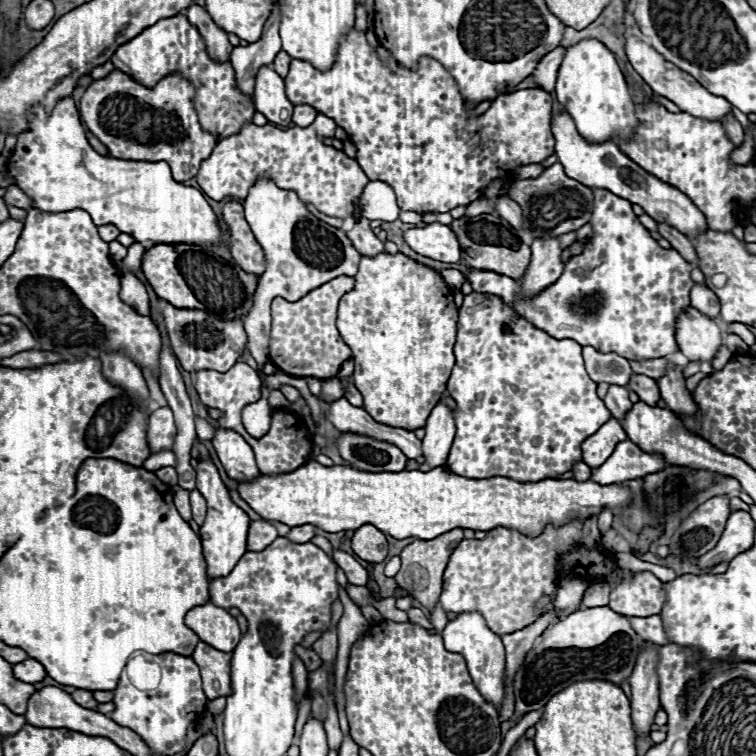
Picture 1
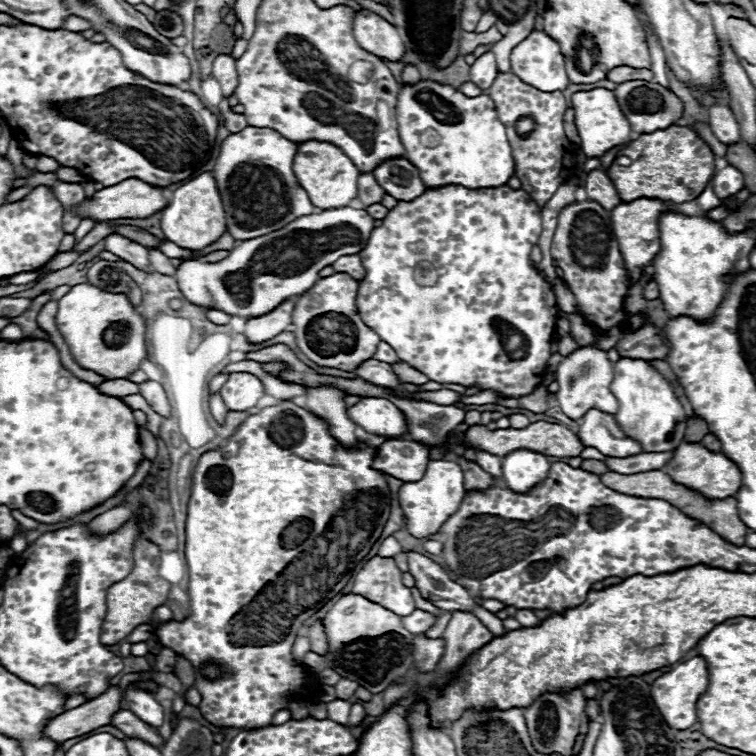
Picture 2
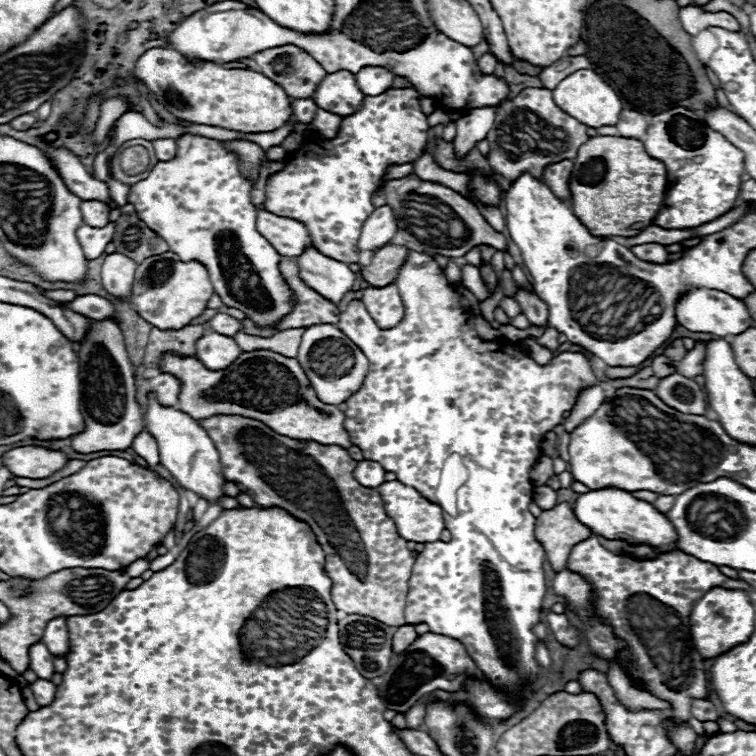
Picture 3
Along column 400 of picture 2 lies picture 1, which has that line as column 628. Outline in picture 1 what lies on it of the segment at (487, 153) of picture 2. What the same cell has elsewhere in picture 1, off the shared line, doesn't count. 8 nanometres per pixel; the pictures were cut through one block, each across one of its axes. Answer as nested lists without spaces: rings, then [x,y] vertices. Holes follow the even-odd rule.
[[[582,40],[566,50],[558,70],[556,98],[564,112],[572,116],[578,132],[592,144],[602,144],[614,140],[616,136],[630,140],[640,126],[624,74],[612,52],[598,40]]]

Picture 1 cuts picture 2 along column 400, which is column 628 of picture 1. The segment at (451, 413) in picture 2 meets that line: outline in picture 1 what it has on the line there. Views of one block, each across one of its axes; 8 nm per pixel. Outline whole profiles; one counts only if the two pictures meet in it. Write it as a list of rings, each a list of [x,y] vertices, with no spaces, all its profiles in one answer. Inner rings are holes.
[[[610,386],[604,404],[616,420],[624,420],[626,412],[632,408],[632,402],[628,400],[628,390],[624,386]]]

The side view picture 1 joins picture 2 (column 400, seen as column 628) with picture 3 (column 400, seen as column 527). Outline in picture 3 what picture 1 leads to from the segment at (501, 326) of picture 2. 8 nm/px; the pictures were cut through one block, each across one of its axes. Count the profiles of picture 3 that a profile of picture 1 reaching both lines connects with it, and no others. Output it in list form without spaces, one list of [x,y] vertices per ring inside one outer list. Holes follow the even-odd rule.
[[[388,284],[384,288],[368,286],[366,290],[362,290],[362,294],[364,294],[362,302],[370,312],[370,316],[378,322],[378,326],[392,328],[402,320],[404,304],[396,284]]]

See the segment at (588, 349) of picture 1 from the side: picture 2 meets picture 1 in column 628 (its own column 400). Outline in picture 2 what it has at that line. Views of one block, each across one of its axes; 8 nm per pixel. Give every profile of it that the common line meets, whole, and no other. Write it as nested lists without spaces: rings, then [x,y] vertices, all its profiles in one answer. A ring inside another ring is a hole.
[[[400,362],[396,366],[392,366],[400,378],[400,382],[412,382],[412,384],[426,384],[430,378],[414,368],[410,368],[406,362]]]

